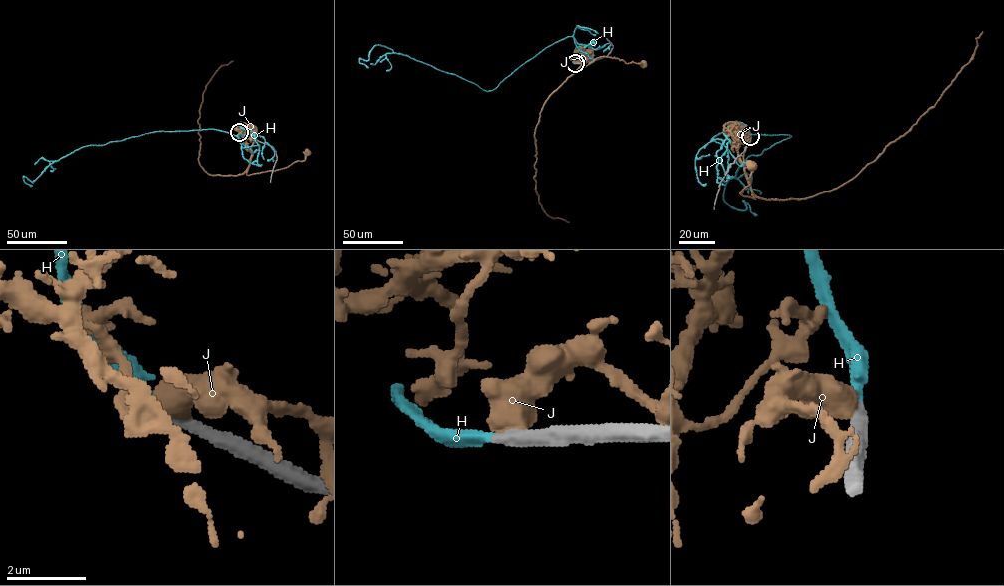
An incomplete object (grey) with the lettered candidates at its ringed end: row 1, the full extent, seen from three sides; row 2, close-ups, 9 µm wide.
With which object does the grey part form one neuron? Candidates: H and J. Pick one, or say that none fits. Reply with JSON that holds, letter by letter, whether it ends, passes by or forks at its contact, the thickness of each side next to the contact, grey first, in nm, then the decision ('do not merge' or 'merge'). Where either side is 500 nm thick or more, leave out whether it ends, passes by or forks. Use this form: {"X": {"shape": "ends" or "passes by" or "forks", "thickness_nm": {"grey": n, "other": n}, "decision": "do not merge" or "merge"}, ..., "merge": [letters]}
{"H": {"shape": "ends", "thickness_nm": {"grey": 360, "other": 300}, "decision": "merge"}, "J": {"thickness_nm": {"grey": 400, "other": 700}, "decision": "do not merge"}, "merge": ["H"]}

